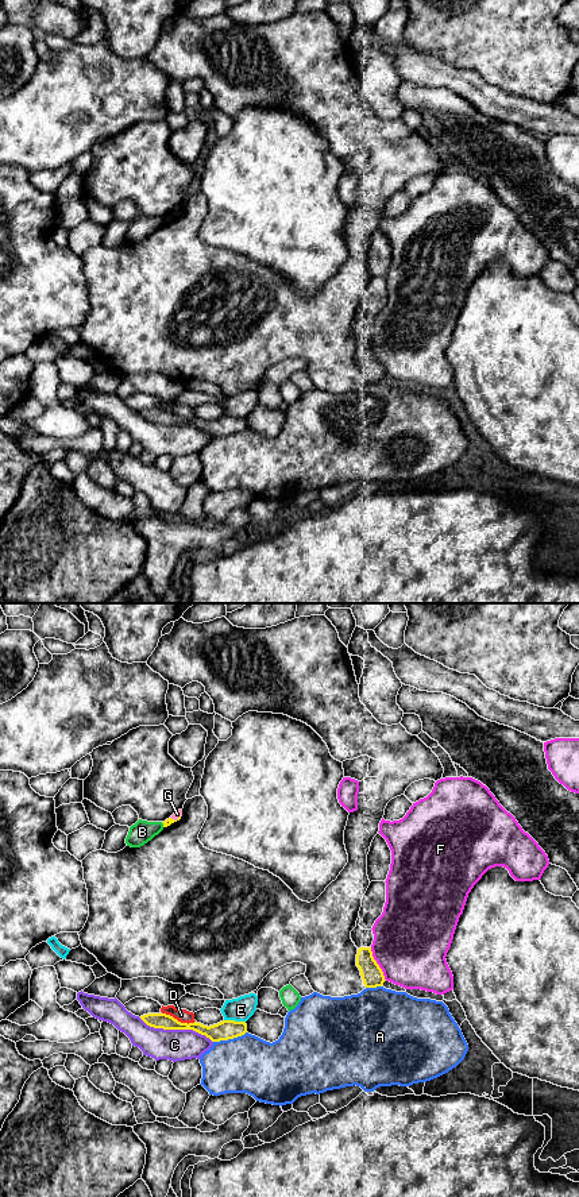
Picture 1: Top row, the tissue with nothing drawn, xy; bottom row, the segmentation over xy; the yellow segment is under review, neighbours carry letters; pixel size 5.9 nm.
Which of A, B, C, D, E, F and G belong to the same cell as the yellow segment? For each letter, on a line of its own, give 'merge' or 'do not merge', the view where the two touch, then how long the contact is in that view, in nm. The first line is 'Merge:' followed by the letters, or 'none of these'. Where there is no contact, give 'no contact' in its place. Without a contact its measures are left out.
Merge: none of these
A: do not merge | xy | 220 nm
B: do not merge | xy | 40 nm
C: do not merge | xy | 460 nm
D: do not merge | xy | 200 nm
E: do not merge | xy | 130 nm
F: do not merge | xy | 220 nm
G: do not merge | xy | 70 nm

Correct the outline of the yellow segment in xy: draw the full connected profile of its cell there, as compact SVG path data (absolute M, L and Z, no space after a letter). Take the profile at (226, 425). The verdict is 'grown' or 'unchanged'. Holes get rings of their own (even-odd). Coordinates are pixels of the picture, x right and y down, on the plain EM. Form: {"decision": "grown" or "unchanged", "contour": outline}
{"decision": "unchanged", "contour": "M147 409L140 414L150 422L163 425L193 425L201 430L205 430L212 437L228 436L242 432L247 428L246 417L223 416L213 421L204 421L201 418L181 418L166 409Z"}

